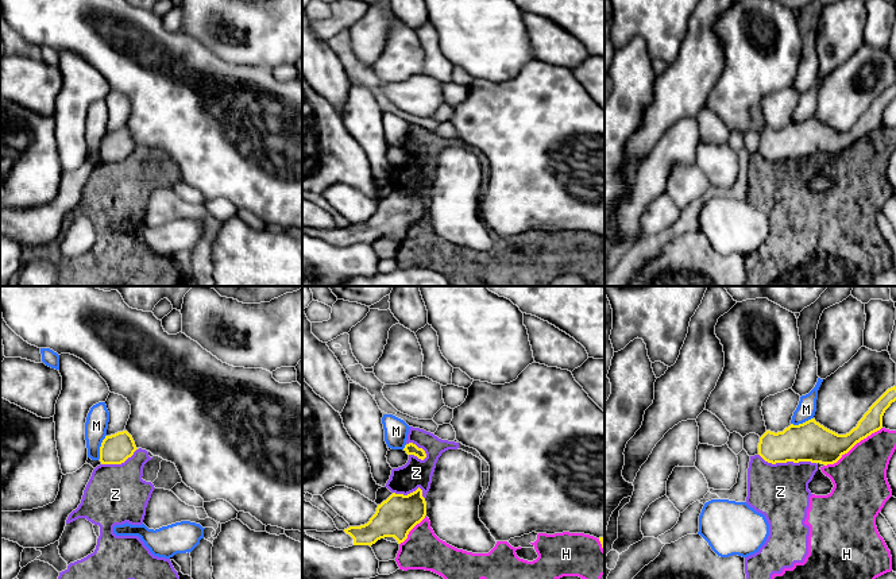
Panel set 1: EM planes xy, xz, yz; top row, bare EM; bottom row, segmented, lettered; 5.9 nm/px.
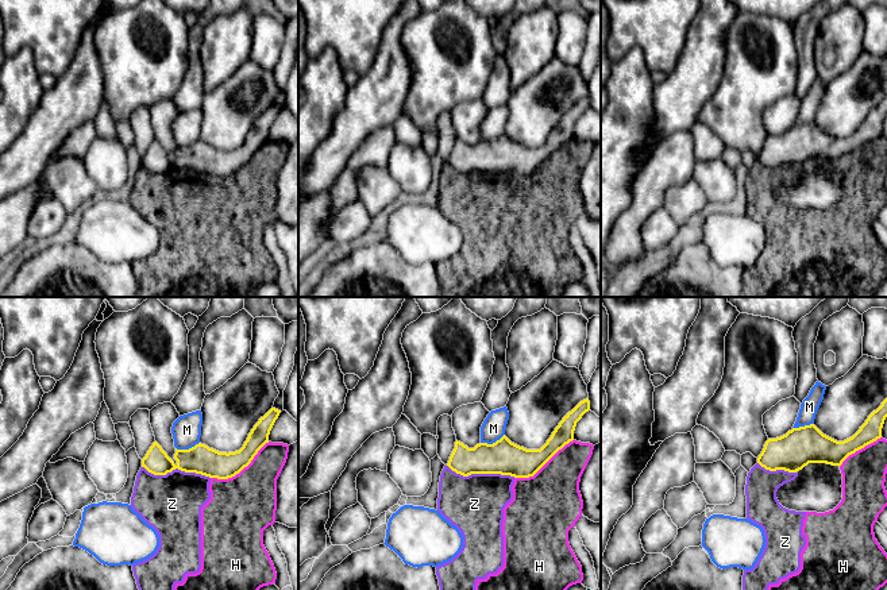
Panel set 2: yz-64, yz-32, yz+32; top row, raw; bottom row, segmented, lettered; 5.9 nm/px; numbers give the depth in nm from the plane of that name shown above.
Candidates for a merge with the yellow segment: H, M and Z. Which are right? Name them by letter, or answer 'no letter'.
no letter

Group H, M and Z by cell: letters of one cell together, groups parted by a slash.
H Z / M

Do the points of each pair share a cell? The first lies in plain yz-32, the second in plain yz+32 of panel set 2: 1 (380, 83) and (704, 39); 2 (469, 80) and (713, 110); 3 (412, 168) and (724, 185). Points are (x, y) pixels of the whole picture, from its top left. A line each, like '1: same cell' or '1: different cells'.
1: same cell
2: same cell
3: same cell

